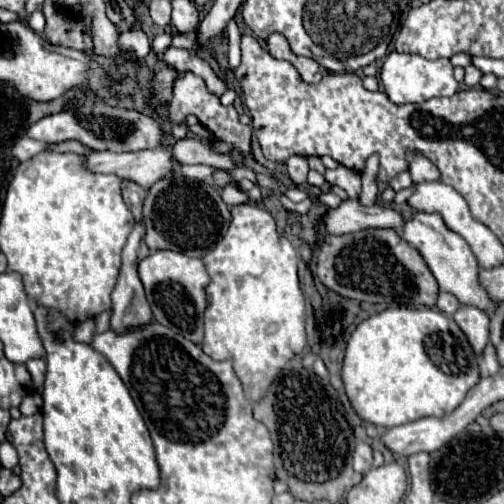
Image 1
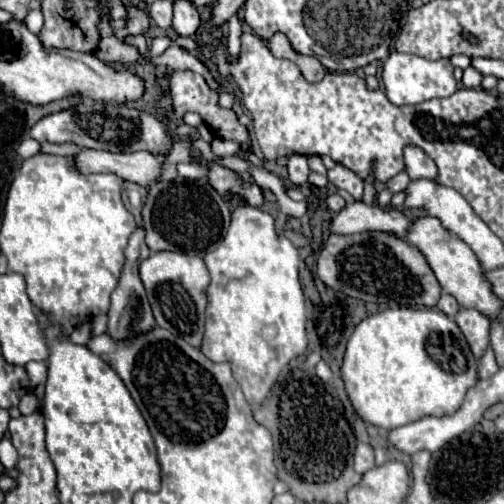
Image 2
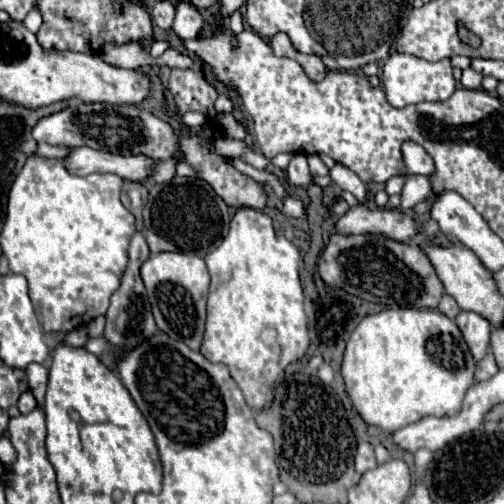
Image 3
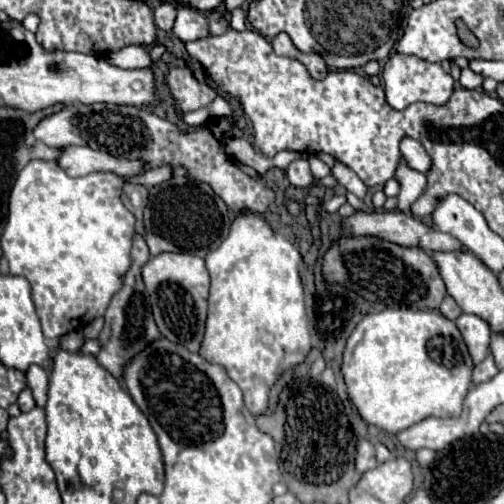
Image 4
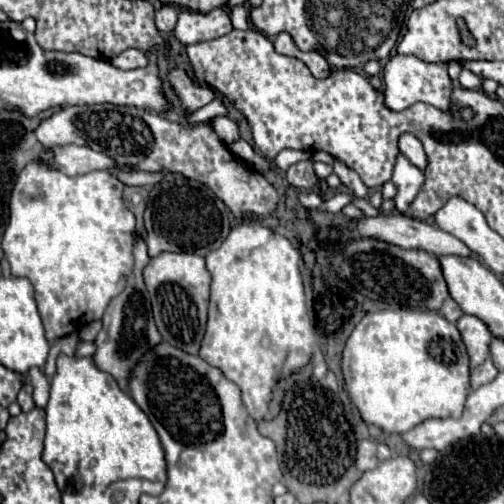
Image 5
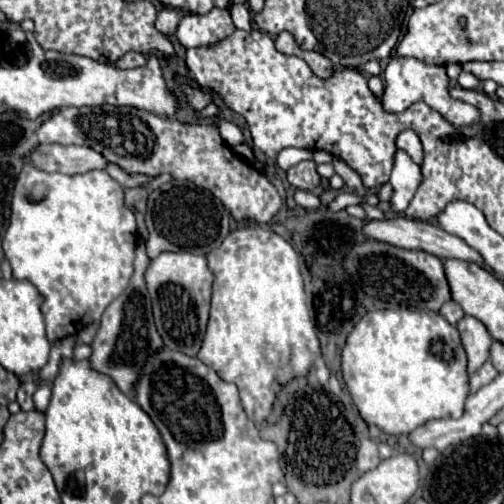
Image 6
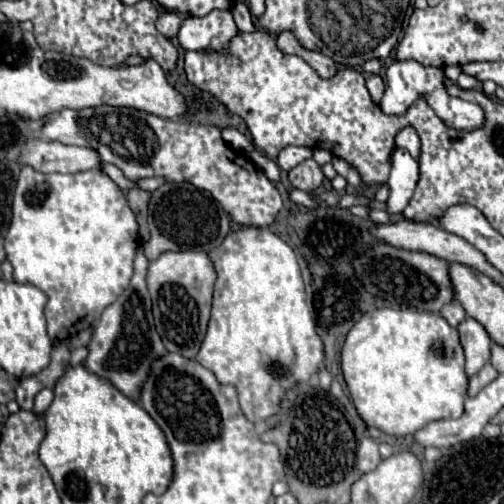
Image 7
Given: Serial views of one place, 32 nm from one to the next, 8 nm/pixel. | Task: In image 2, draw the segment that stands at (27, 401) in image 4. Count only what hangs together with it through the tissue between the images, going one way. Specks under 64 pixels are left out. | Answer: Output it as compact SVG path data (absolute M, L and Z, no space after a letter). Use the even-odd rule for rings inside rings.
M32 392L24 394L22 400L20 400L20 404L18 404L18 410L20 410L22 414L32 414L32 412L36 412L38 408L40 408L40 400L38 400Z

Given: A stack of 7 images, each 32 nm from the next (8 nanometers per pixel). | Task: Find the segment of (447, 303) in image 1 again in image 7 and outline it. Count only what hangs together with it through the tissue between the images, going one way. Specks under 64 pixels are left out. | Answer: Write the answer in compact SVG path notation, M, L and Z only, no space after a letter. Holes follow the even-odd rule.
M450 302L450 304L446 304L442 310L440 310L440 314L446 318L446 322L450 324L450 326L458 326L464 318L466 318L466 312L464 312L464 308L458 304L458 302Z

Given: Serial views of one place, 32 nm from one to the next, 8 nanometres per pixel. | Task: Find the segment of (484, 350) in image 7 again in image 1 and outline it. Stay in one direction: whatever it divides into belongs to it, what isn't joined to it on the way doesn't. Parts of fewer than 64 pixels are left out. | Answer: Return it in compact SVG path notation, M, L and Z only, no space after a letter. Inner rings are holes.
M460 306L454 314L454 320L462 328L468 342L472 344L472 350L478 356L488 344L488 314L474 306Z

